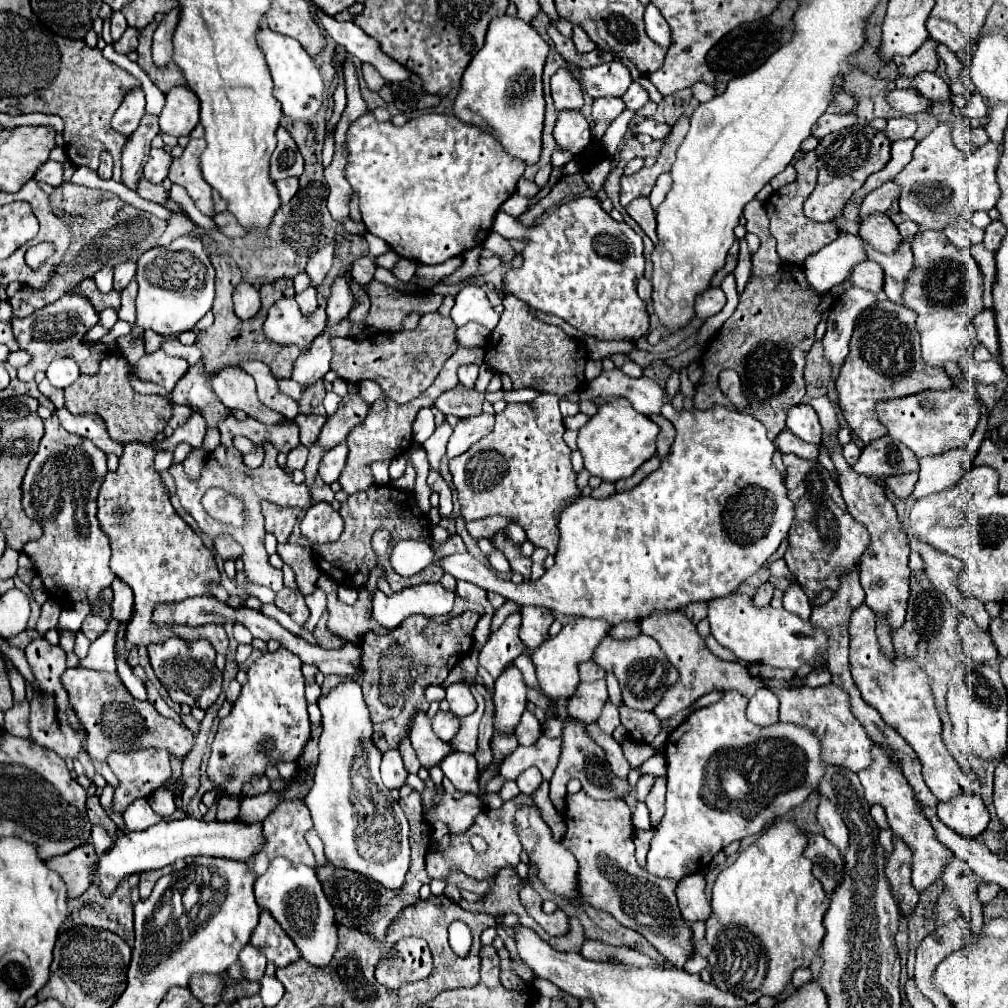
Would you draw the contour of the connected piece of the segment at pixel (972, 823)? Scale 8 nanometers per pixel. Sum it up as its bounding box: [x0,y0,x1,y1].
[936,794,990,838]

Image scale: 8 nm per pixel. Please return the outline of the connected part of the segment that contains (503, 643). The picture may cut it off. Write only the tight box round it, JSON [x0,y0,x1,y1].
[480,612,526,674]

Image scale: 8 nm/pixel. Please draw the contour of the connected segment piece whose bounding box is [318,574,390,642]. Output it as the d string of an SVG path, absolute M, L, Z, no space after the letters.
M322 574L318 580L318 586L328 594L328 612L330 612L328 628L334 634L346 638L348 642L358 642L366 632L373 631L382 635L390 632L389 629L380 626L370 618L372 604L370 604L370 594L366 588L358 590L358 600L354 606L346 606L338 600L336 586L332 584L330 578L324 578Z

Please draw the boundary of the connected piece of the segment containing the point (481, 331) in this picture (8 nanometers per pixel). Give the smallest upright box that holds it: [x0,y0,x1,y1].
[456,322,490,346]

